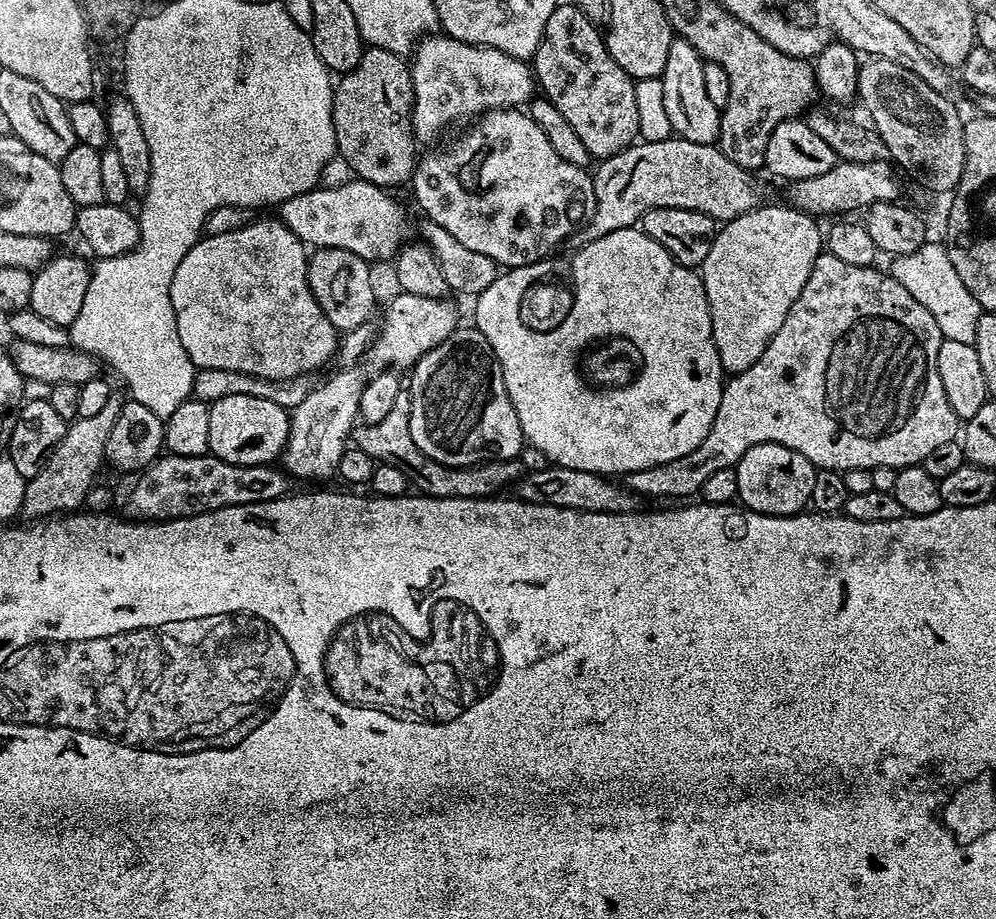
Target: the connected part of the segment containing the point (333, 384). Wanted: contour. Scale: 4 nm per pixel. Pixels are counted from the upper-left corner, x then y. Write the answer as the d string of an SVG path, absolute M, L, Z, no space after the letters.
M344 366L339 370L325 384L317 388L315 385L299 406L291 409L290 434L282 457L282 467L289 477L324 480L336 476L338 462L358 424L359 399L366 383L365 377L360 377L359 367Z

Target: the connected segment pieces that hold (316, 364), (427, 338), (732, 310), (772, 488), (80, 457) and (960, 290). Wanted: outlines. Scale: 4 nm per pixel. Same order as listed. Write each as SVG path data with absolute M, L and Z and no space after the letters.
M279 218L273 220L253 219L252 223L242 226L236 232L218 234L217 236L205 235L196 243L178 262L178 270L174 270L174 278L170 282L170 302L174 306L174 318L178 322L178 338L182 338L182 346L186 354L195 362L197 369L213 368L214 370L238 370L242 374L257 376L263 380L294 380L307 377L307 372L316 372L319 368L327 366L338 352L338 333L326 318L322 306L314 298L308 285L308 258L306 245Z
M409 292L396 294L384 312L384 325L379 325L378 335L367 350L366 364L369 364L372 370L408 370L415 366L427 352L434 350L434 346L441 344L456 331L456 312L448 302L444 298L422 298Z
M783 203L767 204L727 221L717 231L710 254L706 254L698 269L710 306L714 346L728 374L750 370L750 366L762 358L762 350L770 346L770 338L774 338L778 326L786 322L790 306L794 306L798 294L802 294L802 286L806 286L806 278L810 278L810 270L814 270L814 262L822 254L822 228L813 217Z
M755 444L742 454L736 463L738 478L738 500L752 512L767 516L795 516L807 509L810 504L810 490L814 490L816 465L810 463L802 454L781 444Z
M113 394L99 414L91 418L77 418L65 427L62 442L54 446L42 470L38 470L38 474L28 480L22 509L25 517L47 518L57 514L71 514L83 505L86 494L97 483L96 471L100 464L105 463L106 438L110 438L110 430L114 430L114 422L118 422L121 403L121 397Z
M925 242L912 254L895 257L891 261L890 274L899 284L906 286L906 290L910 290L910 294L914 294L914 298L918 298L918 302L930 310L930 314L934 314L934 322L938 322L938 330L943 339L975 344L980 303L974 294L970 294L970 290L966 290L962 278L958 278L958 270L954 270L954 262L950 262L948 248L932 243Z

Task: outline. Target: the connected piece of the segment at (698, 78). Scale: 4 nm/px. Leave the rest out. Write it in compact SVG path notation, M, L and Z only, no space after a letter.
M674 38L670 42L670 51L666 57L666 70L659 76L662 82L662 95L666 105L666 118L670 118L673 133L679 139L703 144L716 144L720 139L720 114L722 109L710 102L706 95L706 77L702 75L705 59L683 38Z

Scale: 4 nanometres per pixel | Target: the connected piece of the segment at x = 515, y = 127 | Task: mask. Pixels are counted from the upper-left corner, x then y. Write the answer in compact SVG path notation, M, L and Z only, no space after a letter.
M494 108L465 128L468 129L449 148L425 151L428 153L417 159L410 189L421 210L431 223L458 238L462 246L494 258L498 266L509 269L541 263L591 216L596 205L592 176L561 158L550 146L550 138L542 134L538 122L520 108Z

